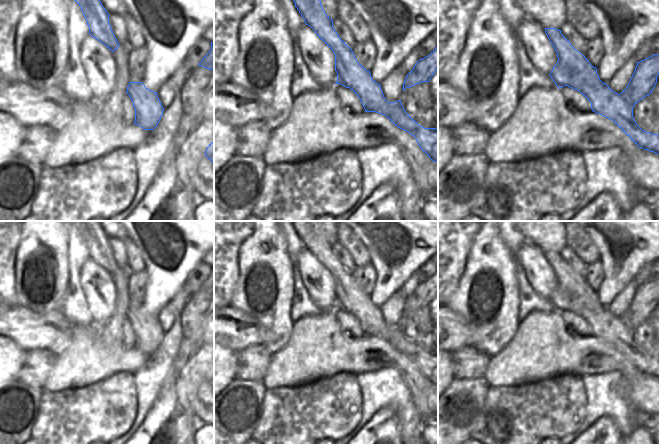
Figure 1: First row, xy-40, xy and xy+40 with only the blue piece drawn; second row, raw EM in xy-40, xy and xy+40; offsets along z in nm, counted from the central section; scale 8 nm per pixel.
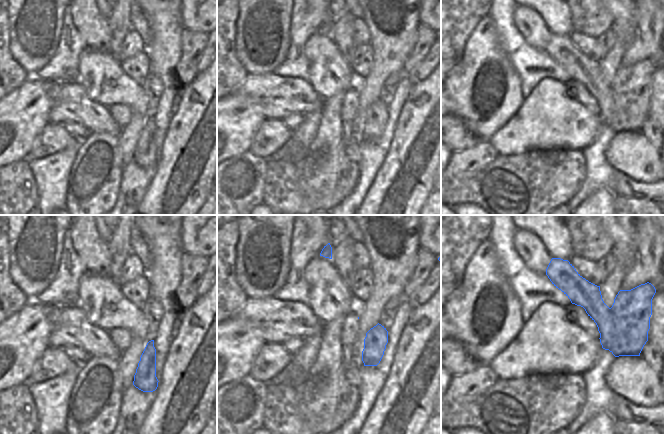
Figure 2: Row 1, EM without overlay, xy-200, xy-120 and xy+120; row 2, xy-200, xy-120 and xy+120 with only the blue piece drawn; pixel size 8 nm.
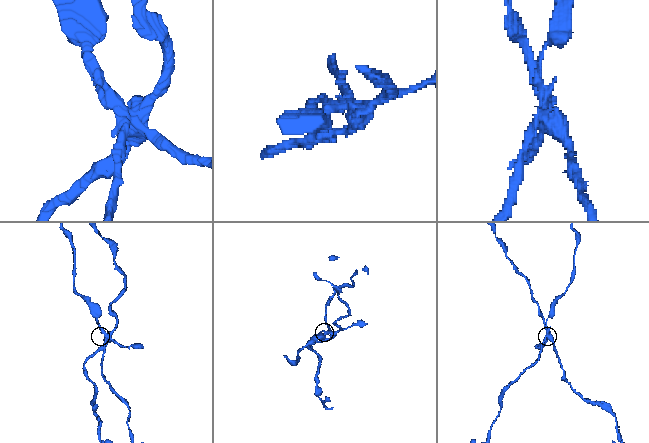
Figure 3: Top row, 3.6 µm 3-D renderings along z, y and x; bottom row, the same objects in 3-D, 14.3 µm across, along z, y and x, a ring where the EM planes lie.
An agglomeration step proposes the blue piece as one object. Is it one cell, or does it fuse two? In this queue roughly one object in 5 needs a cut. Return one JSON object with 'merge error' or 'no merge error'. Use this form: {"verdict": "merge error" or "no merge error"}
{"verdict": "merge error"}

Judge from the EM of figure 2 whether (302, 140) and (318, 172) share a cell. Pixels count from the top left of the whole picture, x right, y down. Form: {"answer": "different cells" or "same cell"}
{"answer": "different cells"}

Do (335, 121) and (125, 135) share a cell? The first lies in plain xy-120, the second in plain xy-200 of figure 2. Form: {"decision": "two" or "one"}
{"decision": "two"}

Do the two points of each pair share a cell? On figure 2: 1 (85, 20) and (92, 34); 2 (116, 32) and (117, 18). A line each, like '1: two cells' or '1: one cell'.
1: one cell
2: one cell

